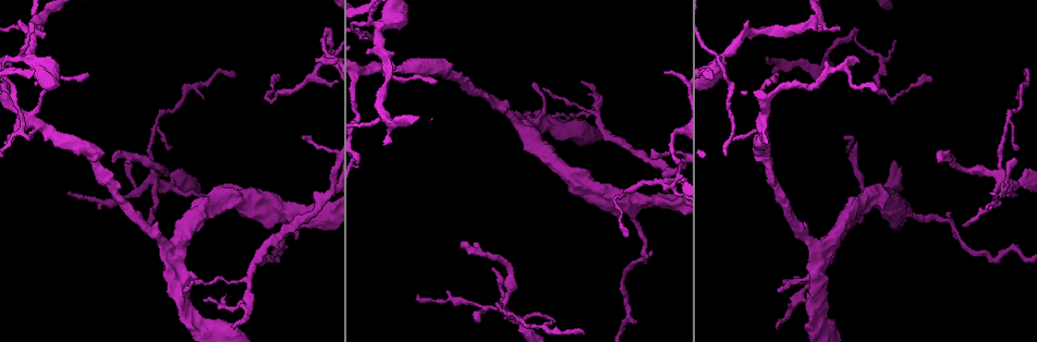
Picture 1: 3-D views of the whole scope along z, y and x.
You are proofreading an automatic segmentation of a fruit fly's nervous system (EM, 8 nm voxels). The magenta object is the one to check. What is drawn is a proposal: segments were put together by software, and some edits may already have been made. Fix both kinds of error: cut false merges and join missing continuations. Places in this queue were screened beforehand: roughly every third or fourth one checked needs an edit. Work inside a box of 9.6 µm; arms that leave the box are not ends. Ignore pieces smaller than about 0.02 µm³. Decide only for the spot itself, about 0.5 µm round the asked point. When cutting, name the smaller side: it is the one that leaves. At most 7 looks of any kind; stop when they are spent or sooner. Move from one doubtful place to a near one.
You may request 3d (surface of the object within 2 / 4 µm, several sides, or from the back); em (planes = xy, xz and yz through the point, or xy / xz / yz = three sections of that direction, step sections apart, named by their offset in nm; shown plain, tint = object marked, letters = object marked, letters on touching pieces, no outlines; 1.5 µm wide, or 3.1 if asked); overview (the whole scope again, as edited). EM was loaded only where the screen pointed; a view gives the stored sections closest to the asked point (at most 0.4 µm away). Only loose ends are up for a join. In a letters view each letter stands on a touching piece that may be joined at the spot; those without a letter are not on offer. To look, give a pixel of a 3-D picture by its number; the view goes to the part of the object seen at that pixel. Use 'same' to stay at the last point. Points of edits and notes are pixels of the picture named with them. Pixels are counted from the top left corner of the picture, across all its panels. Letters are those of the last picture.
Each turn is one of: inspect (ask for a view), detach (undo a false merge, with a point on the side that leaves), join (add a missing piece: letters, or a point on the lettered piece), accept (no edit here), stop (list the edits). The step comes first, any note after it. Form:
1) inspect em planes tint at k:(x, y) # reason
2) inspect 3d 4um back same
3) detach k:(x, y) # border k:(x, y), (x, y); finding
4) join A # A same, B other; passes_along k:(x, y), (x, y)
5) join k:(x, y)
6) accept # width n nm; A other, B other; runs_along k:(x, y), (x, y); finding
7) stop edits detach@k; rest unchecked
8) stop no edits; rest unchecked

inspect 3d 4um at 1:(27, 61)

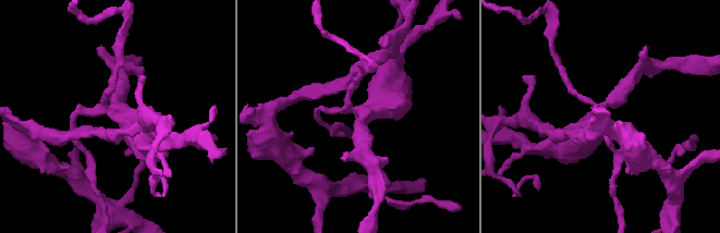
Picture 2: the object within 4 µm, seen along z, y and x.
inspect em planes letters at 2:(116, 109)

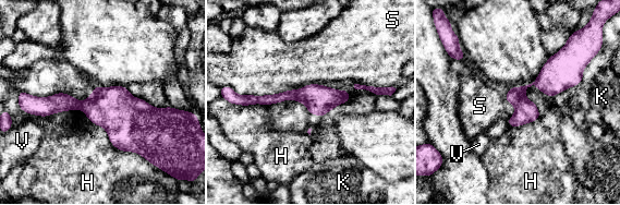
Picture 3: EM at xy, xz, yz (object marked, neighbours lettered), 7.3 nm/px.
detach 3:(319, 99) # longest_contact H 950 nm; H other, K other, S other, V other; border 3:(295, 91), (296, 99); a second cell is stuck on

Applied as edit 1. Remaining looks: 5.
inspect overview

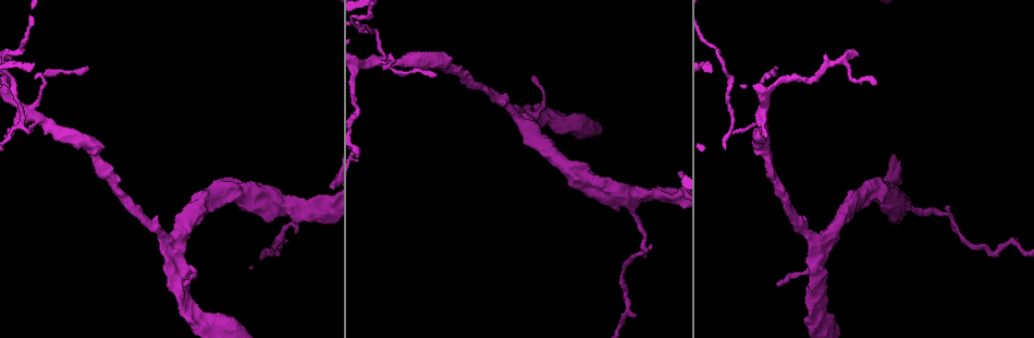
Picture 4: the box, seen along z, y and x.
inspect em planes letters at 4:(630, 310) # sharp bend

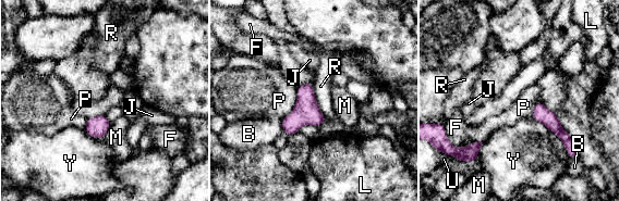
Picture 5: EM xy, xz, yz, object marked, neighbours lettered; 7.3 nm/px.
accept # width 190 nm; longest_contact Y 380 nm; B other, F other, J other, L other, M other, P other, R other, U other, Y other; all the same cell

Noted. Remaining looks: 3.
stop edits detach@3; rest unchecked

